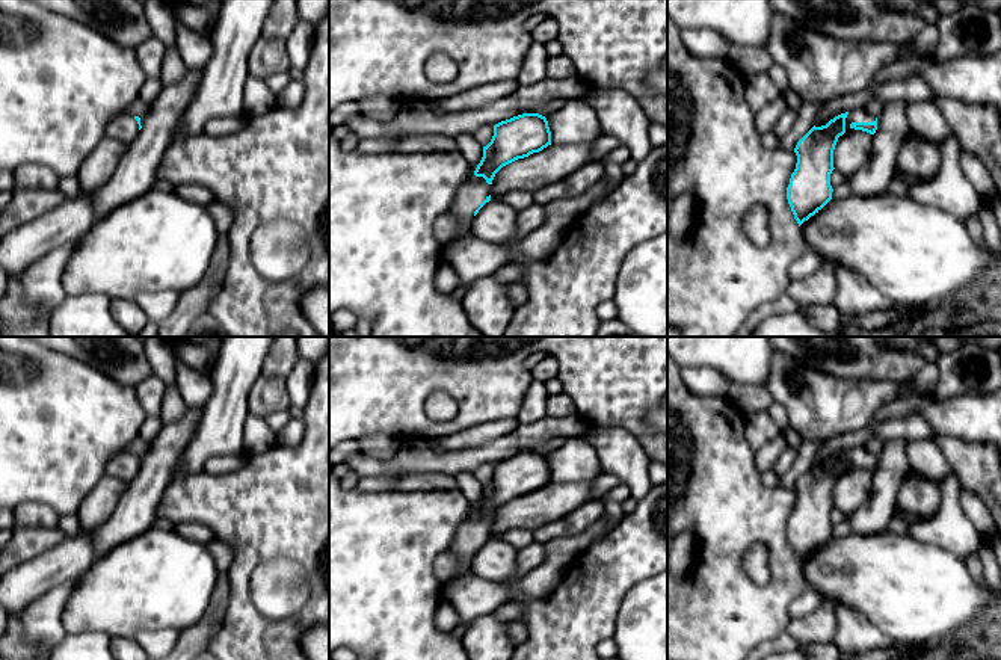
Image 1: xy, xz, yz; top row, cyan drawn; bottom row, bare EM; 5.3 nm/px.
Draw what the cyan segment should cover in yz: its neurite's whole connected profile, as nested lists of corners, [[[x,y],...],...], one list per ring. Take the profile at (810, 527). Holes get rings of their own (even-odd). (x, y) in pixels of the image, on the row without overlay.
[[[855,447],[852,450],[845,450],[835,455],[826,464],[814,464],[797,480],[794,486],[797,501],[787,526],[787,538],[799,565],[811,554],[818,551],[832,538],[833,527],[830,524],[830,512],[835,507],[833,488],[838,480],[838,476],[842,474],[849,467],[862,468],[870,473],[874,473],[877,468],[877,456],[870,453],[865,447]]]

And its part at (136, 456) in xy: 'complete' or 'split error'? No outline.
split error

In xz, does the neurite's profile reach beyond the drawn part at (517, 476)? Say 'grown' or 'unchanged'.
grown

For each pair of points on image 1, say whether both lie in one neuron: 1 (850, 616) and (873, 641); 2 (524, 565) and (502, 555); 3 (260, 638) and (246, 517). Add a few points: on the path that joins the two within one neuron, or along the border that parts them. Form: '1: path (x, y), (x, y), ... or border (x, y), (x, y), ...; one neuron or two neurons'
1: path (855, 622), (867, 635); one neuron
2: border (518, 550), (515, 570), (502, 583); two neurons
3: path (240, 607), (240, 570), (246, 559), (246, 547); one neuron

